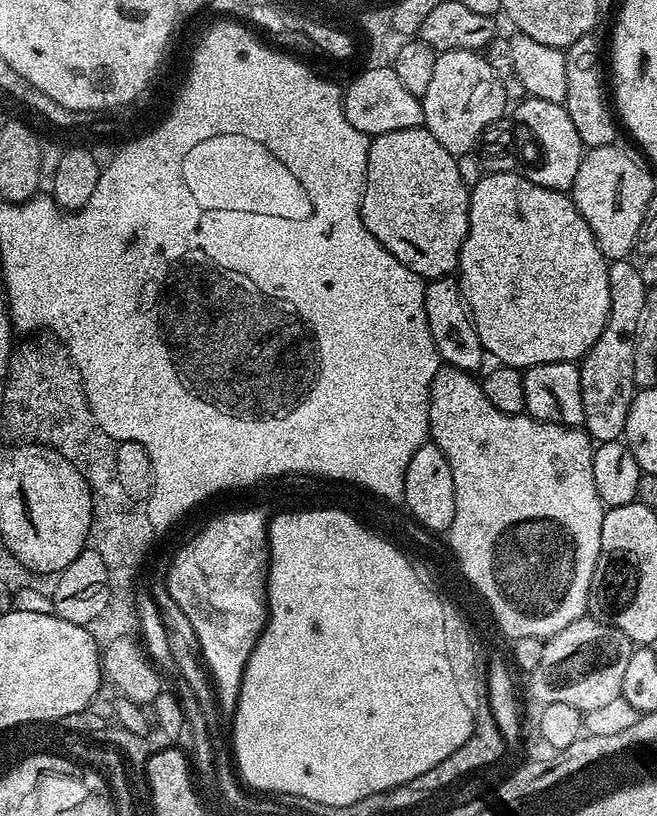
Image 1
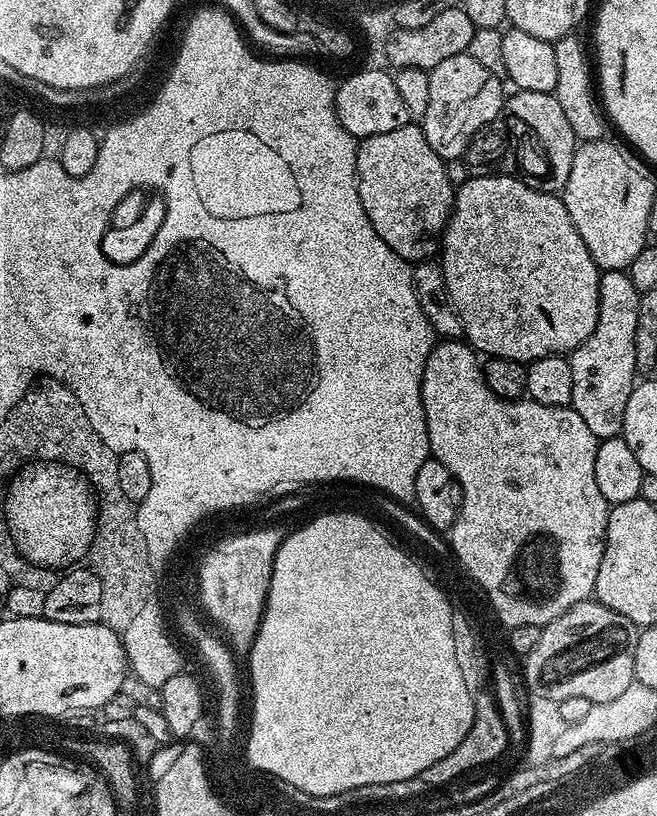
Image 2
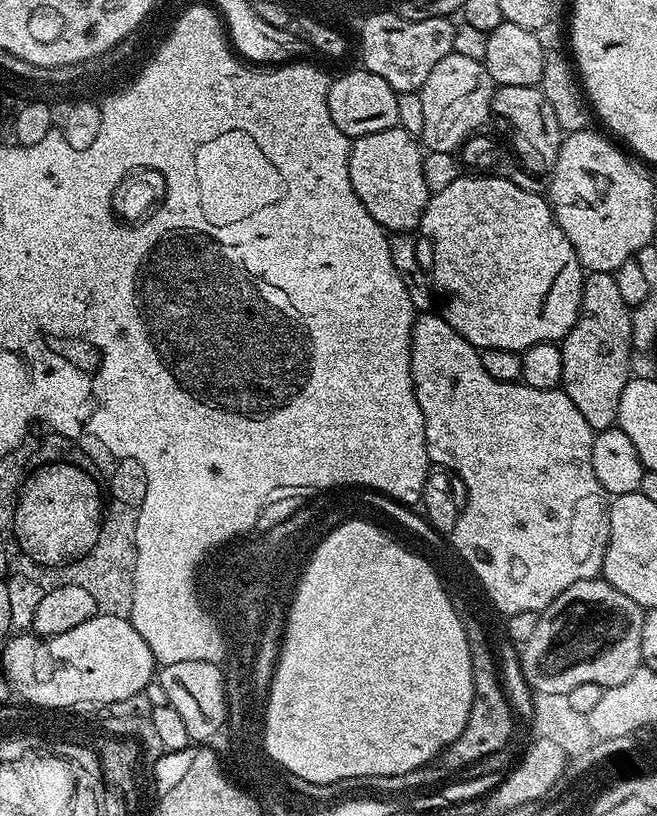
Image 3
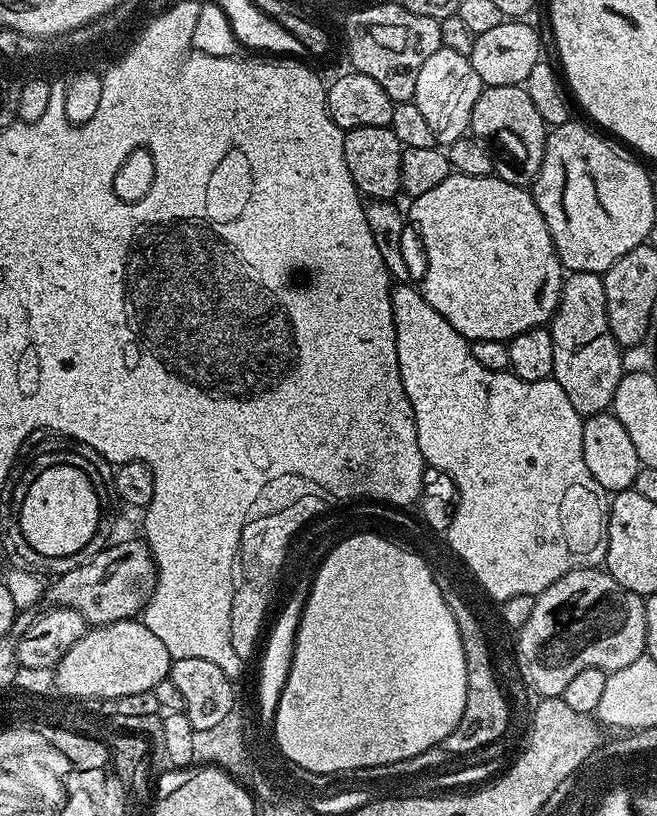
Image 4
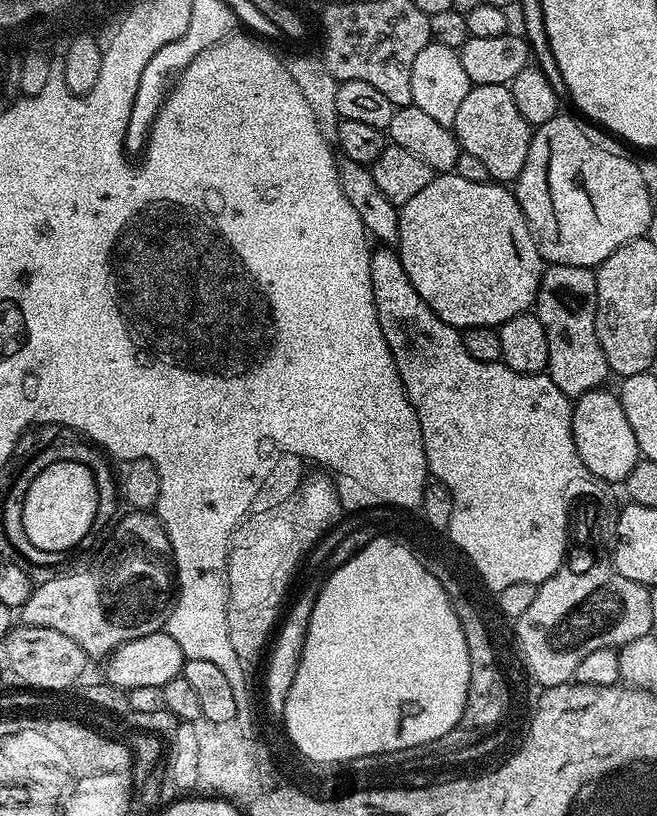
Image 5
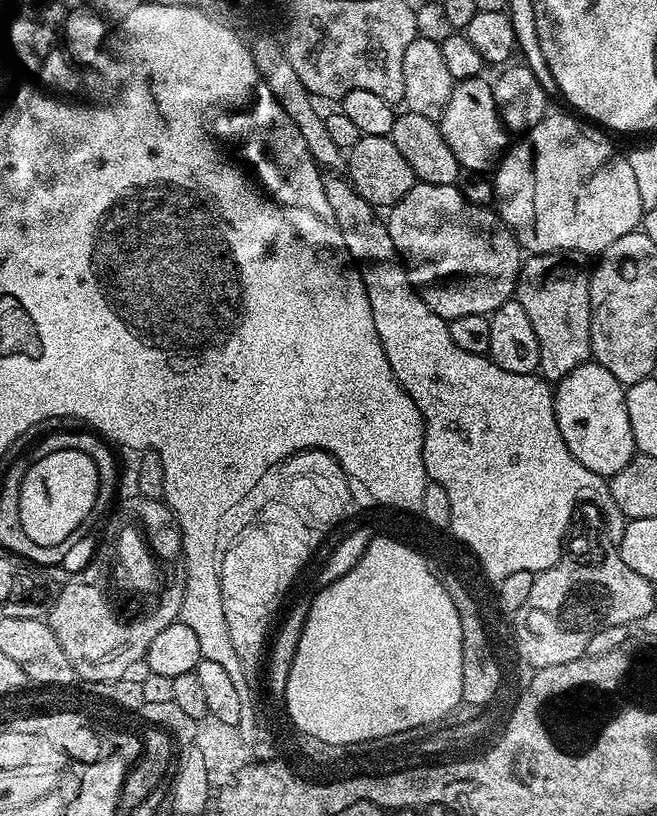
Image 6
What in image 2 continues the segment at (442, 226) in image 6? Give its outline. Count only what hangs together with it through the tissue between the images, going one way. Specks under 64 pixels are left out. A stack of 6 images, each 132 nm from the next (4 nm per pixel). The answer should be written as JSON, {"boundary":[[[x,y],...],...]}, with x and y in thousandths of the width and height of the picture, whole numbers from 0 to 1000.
{"boundary":[[[720,214],[709,224],[693,232],[688,246],[688,260],[682,265],[682,275],[676,278],[676,288],[667,305],[667,322],[676,332],[676,353],[697,385],[703,412],[717,422],[726,433],[738,438],[756,436],[808,444],[833,436],[857,436],[869,434],[883,422],[898,414],[904,400],[910,395],[910,350],[913,349],[915,328],[898,316],[898,306],[892,306],[892,297],[886,297],[886,287],[874,282],[874,272],[868,272],[868,262],[861,257],[857,244],[848,237],[813,233],[801,219],[790,221],[790,214],[776,216],[726,216]]]}

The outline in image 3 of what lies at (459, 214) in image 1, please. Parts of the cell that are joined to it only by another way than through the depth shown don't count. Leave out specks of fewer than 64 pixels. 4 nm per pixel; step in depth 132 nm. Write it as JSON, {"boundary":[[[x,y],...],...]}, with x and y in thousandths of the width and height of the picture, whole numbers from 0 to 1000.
{"boundary":[[[607,154],[534,173],[530,184],[533,228],[539,228],[539,238],[545,238],[551,252],[563,257],[563,267],[592,287],[621,287],[638,281],[654,239],[648,218],[642,218],[645,192],[641,173]]]}

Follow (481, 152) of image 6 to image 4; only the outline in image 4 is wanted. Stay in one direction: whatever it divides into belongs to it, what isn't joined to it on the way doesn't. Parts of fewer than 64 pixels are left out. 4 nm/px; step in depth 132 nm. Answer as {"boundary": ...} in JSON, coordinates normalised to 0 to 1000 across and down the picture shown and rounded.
{"boundary":[[[793,104],[740,105],[728,115],[728,125],[721,125],[717,165],[735,172],[744,185],[749,186],[753,214],[763,216],[766,221],[790,230],[804,230],[816,221],[819,208],[825,203],[836,161],[836,153],[830,152],[825,140],[819,140],[819,134],[813,130],[807,115],[801,115],[801,110]]]}

